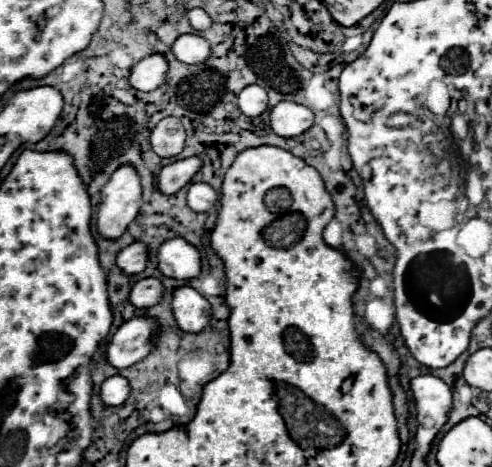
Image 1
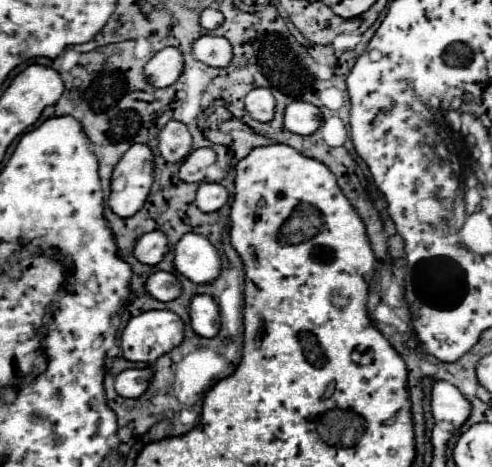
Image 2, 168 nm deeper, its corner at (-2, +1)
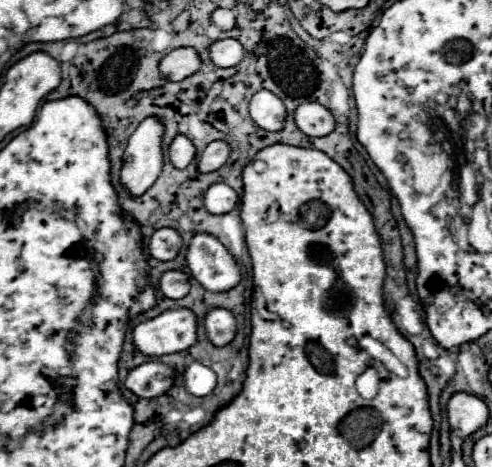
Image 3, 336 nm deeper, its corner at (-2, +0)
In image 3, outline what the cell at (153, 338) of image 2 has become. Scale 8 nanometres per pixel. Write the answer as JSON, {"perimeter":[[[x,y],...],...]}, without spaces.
{"perimeter":[[[188,308],[166,310],[156,318],[140,322],[132,338],[136,350],[144,356],[182,352],[196,342],[196,316]]]}

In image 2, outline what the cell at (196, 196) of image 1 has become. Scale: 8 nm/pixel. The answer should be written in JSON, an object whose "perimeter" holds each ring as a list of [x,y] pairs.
{"perimeter":[[[202,183],[196,193],[196,205],[204,213],[214,213],[226,205],[230,193],[220,183]]]}

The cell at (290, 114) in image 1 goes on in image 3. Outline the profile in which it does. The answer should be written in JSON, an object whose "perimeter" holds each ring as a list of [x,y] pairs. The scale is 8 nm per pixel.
{"perimeter":[[[304,102],[296,108],[294,112],[294,120],[296,126],[306,134],[306,136],[326,136],[334,130],[336,120],[330,114],[330,110],[326,110],[322,104],[318,102]]]}

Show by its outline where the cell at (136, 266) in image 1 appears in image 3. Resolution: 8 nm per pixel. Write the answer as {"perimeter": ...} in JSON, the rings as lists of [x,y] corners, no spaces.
{"perimeter":[[[160,228],[152,234],[148,244],[148,254],[156,260],[174,260],[178,250],[182,248],[182,238],[174,228]]]}

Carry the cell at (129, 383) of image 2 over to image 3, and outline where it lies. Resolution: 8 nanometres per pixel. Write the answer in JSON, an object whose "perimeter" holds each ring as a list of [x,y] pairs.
{"perimeter":[[[150,360],[130,370],[124,386],[138,398],[156,398],[164,394],[172,386],[172,382],[174,382],[174,372],[166,364]]]}

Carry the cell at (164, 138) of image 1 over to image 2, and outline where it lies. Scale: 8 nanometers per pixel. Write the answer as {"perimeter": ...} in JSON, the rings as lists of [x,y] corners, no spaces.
{"perimeter":[[[168,121],[158,139],[160,139],[160,145],[158,145],[160,155],[166,161],[180,163],[192,151],[192,135],[190,135],[188,127],[180,121]]]}

